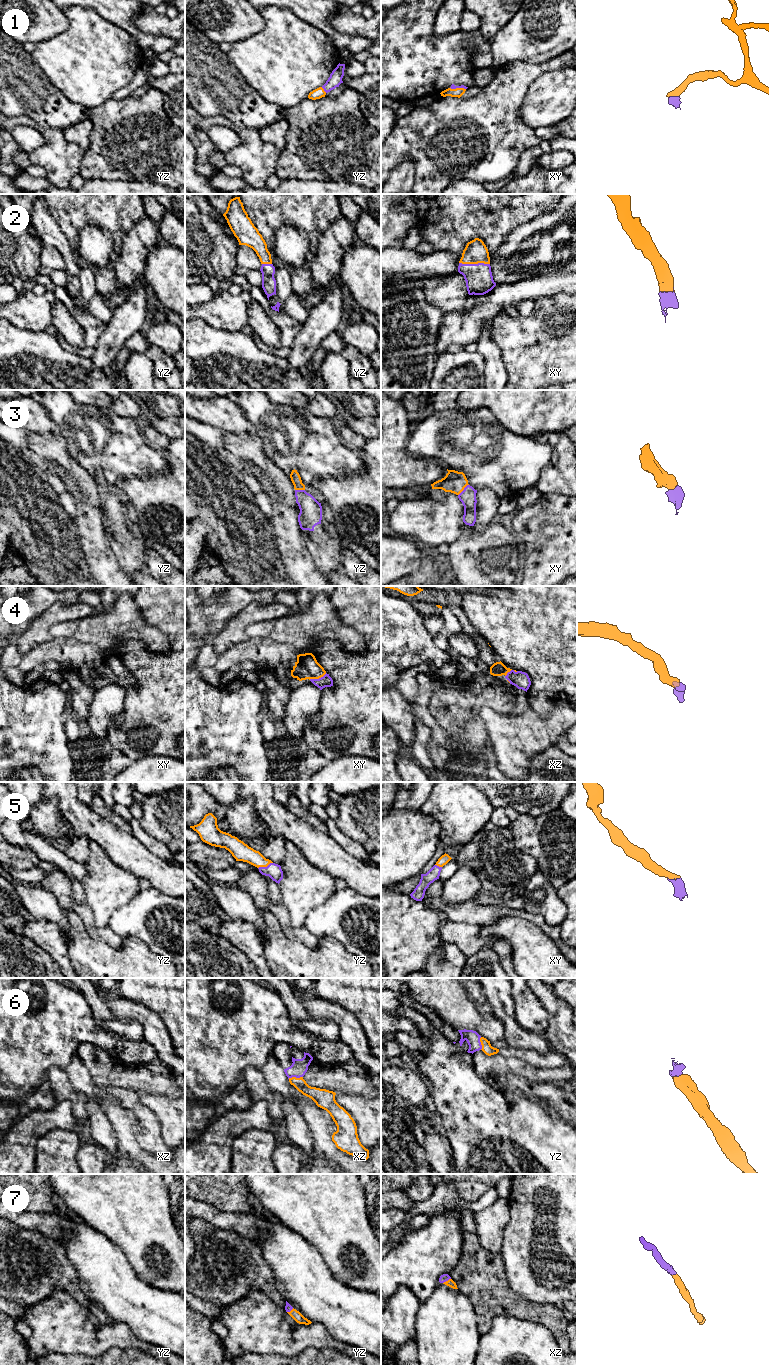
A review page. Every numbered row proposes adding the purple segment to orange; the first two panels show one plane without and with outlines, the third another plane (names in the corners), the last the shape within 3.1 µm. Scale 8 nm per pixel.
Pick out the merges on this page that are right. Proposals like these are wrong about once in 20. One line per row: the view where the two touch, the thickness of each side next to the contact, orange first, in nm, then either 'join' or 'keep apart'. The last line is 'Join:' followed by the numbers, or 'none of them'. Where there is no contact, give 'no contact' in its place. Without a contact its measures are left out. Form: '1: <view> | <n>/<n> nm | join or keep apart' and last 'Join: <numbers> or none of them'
1: yz | 90/110 nm | join
2: xy | 180/220 nm | join
3: xy | 170/130 nm | join
4: xy | 190/100 nm | join
5: yz | 150/120 nm | join
6: xz | 120/140 nm | join
7: xz | 60/70 nm | join
Join: 1, 2, 3, 4, 5, 6, 7

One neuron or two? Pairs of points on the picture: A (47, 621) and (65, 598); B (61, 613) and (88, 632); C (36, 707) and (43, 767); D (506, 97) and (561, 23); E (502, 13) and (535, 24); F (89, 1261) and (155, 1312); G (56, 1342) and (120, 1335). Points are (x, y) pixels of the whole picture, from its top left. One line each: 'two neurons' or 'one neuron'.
A: two neurons
B: two neurons
C: one neuron
D: two neurons
E: two neurons
F: one neuron
G: one neuron

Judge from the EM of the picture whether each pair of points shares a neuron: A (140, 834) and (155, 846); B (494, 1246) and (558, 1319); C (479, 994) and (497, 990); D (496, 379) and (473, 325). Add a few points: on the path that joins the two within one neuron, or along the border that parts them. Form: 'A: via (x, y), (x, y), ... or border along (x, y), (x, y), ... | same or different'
A: via (144, 838), (151, 843) | same
B: border along (479, 1239), (485, 1248), (500, 1253) | different
C: border along (482, 988), (488, 1002) | different
D: border along (491, 320), (484, 324), (479, 337), (475, 341) | different

